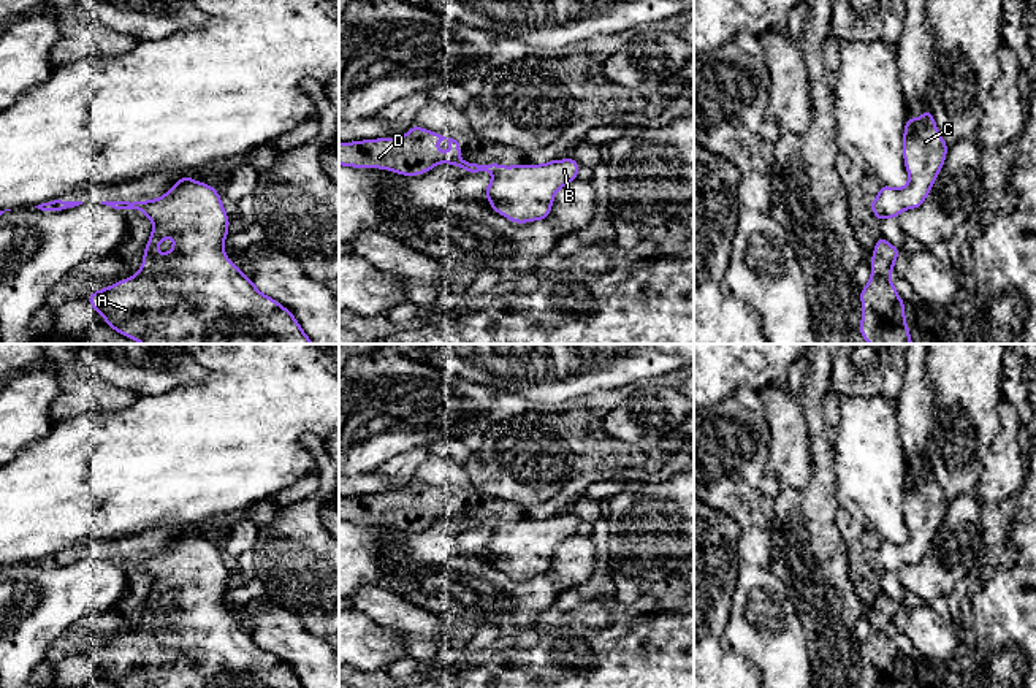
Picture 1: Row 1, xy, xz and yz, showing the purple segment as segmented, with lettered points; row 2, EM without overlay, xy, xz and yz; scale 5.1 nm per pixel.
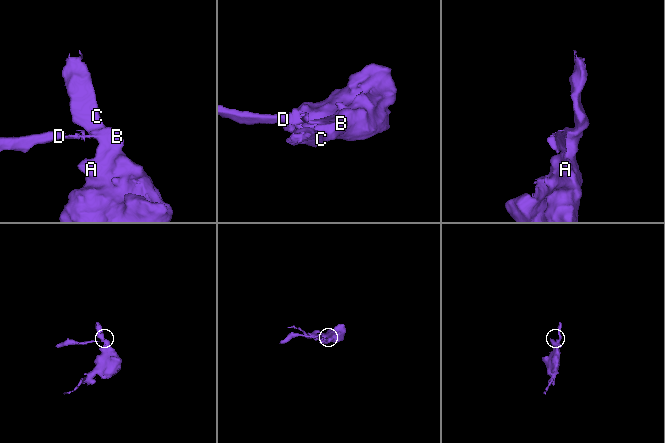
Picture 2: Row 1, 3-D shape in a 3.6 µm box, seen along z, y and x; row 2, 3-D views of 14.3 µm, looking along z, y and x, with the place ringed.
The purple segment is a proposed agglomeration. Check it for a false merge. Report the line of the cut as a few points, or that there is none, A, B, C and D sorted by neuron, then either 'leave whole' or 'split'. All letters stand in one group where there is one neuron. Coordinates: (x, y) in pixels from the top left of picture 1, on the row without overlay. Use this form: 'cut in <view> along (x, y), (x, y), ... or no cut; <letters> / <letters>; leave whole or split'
cut in xy along (143, 557), (144, 566); A B C / D; split

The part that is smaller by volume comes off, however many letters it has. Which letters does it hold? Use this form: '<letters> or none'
D

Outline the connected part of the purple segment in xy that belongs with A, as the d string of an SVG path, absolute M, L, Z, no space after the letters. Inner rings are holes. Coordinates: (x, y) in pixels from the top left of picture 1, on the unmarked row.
M181 531L181 536L176 537L163 552L155 555L144 556L144 571L147 571L154 585L147 594L147 601L144 604L141 625L117 639L97 645L89 650L86 655L92 659L92 663L106 675L106 680L114 683L117 688L304 688L295 671L284 661L280 661L274 653L263 650L252 637L250 633L244 631L238 621L225 610L223 596L228 591L230 574L222 560L219 547L204 537L193 536L192 533ZM173 591L176 594L173 604L163 610L157 607L157 601L162 594Z

